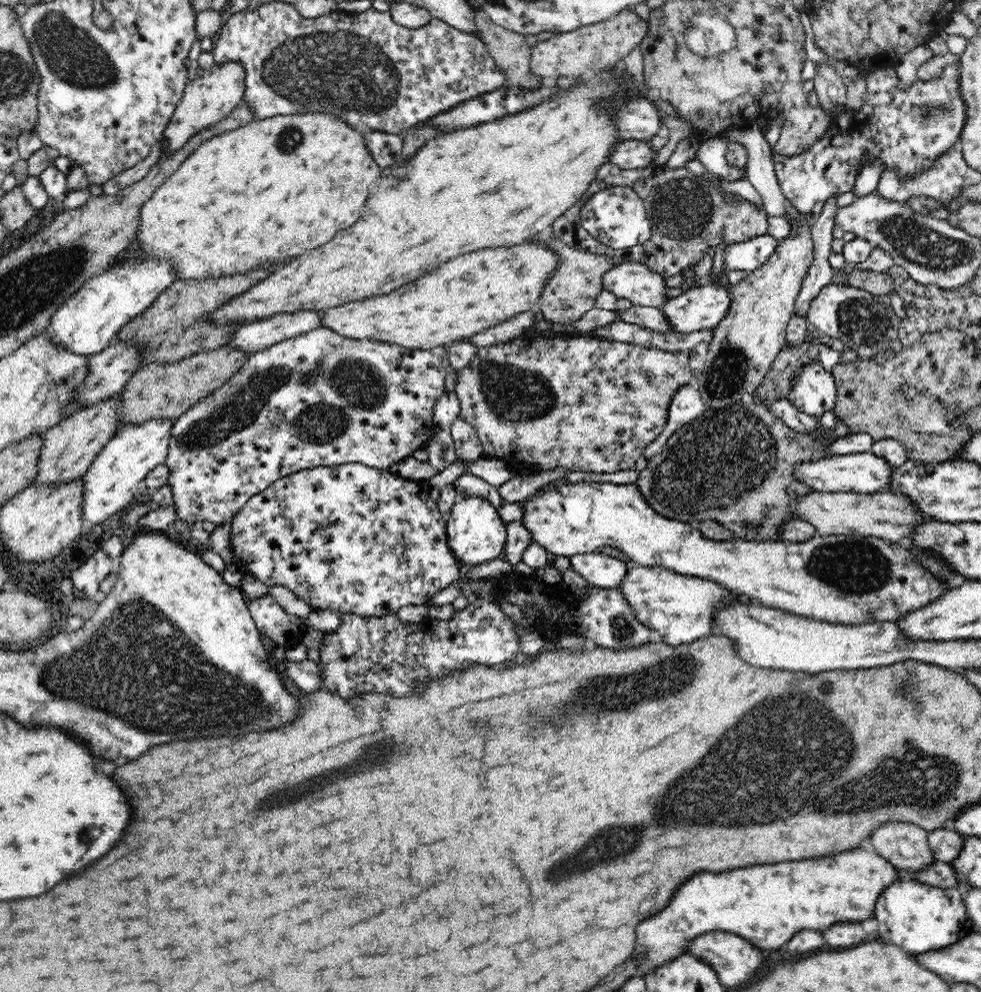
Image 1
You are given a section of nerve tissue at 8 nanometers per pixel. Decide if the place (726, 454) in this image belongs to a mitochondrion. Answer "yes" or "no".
yes

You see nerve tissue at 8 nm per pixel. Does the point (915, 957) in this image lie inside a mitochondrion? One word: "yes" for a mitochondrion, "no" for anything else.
no

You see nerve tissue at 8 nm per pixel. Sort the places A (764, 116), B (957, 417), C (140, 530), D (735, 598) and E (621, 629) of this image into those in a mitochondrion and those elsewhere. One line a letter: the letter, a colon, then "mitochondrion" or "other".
A: other
B: other
C: other
D: other
E: mitochondrion

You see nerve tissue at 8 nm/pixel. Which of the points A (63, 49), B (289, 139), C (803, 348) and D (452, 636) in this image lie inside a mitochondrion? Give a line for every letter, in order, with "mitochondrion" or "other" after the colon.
A: mitochondrion
B: mitochondrion
C: other
D: other

